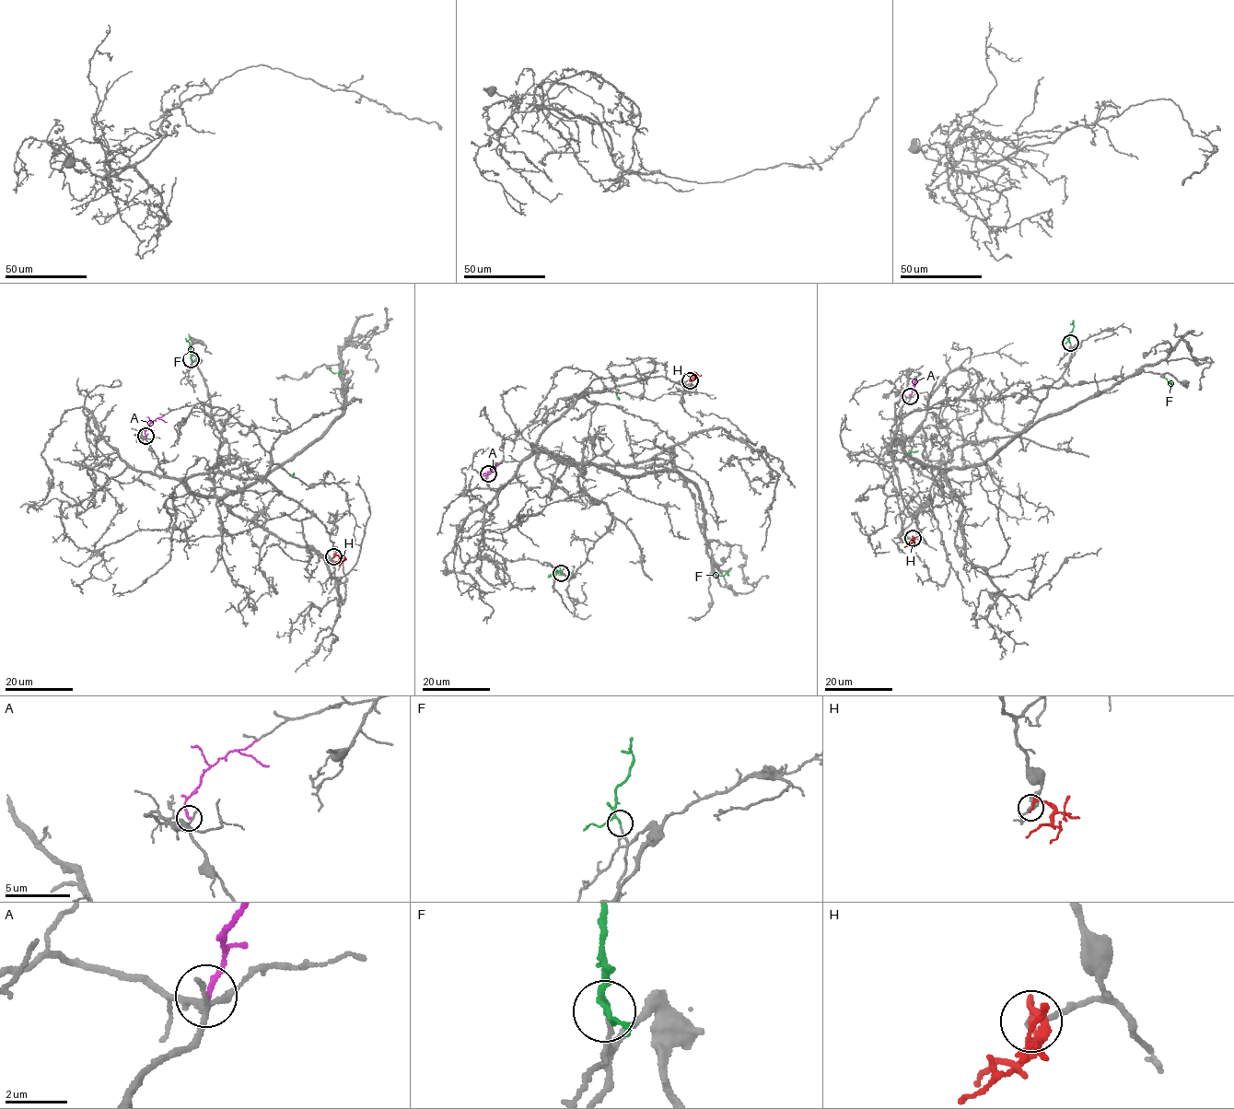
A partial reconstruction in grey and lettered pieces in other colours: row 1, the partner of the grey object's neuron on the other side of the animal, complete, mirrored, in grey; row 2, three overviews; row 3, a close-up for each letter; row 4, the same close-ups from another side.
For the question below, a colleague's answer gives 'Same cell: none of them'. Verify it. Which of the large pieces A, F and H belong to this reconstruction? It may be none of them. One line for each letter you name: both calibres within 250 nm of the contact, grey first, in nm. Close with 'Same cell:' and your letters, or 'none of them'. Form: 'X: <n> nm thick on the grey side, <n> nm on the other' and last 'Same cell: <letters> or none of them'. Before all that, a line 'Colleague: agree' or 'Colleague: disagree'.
Colleague: agree
Same cell: none of them

